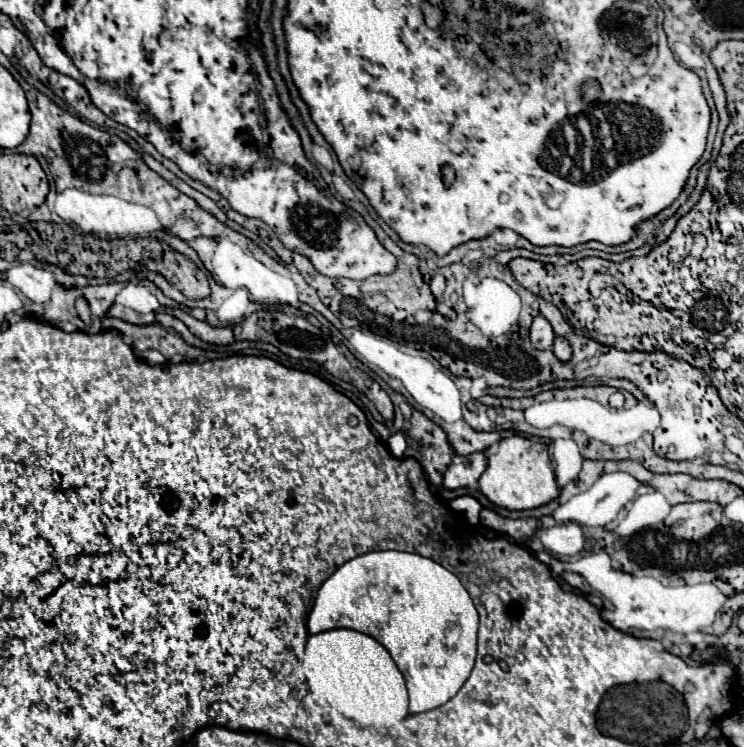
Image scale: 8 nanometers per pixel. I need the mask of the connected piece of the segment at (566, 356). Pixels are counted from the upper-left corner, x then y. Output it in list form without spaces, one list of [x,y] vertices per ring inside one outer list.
[[[555,337],[553,343],[553,353],[559,361],[569,361],[571,359],[571,345],[563,337]]]

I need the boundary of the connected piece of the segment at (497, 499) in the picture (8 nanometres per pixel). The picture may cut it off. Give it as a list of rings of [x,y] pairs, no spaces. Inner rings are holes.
[[[511,435],[499,443],[499,451],[487,457],[487,469],[479,477],[481,493],[497,507],[511,511],[535,509],[547,505],[559,497],[559,487],[555,483],[555,473],[549,461],[547,445],[541,441],[527,439],[523,435]]]

